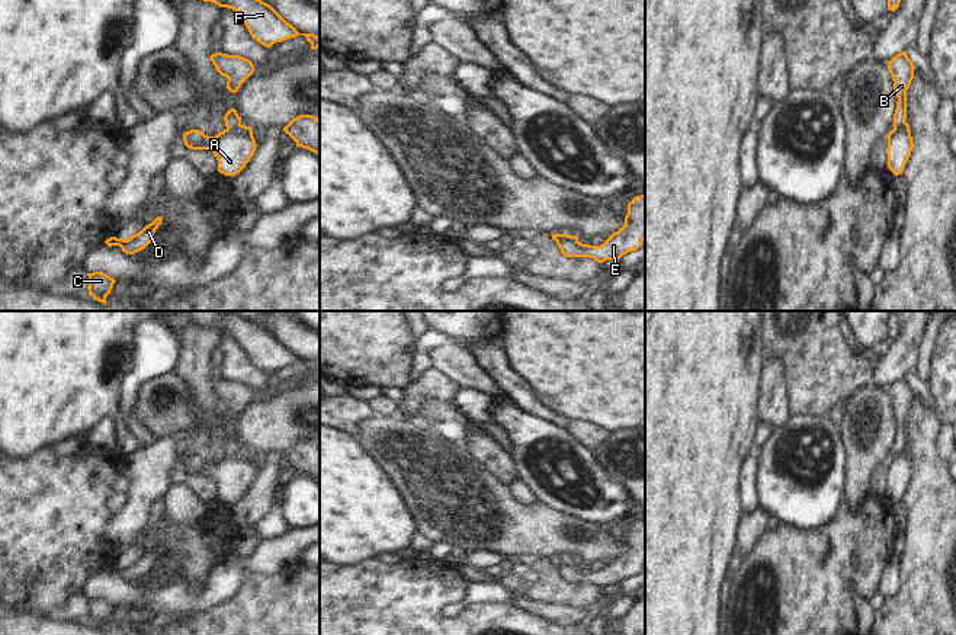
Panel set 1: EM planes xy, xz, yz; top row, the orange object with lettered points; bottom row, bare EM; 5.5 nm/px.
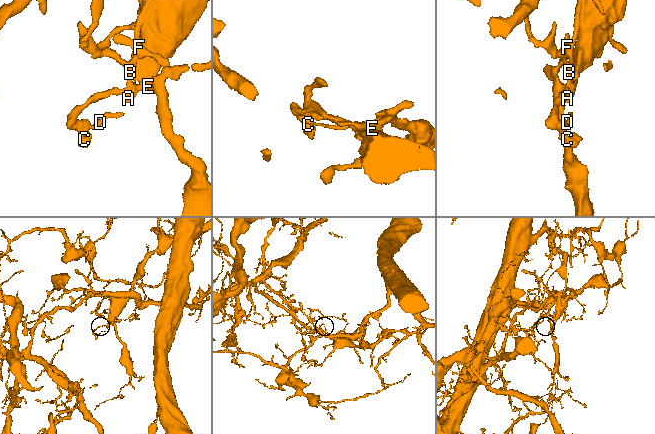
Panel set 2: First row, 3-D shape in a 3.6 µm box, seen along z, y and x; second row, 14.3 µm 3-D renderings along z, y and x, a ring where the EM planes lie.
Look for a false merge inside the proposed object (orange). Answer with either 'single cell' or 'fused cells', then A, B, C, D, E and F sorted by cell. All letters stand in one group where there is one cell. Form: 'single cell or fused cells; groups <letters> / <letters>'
fused cells; groups A C D E / B F

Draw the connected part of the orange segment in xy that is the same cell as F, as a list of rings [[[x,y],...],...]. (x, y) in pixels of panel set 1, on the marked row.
[[[203,0],[228,7],[238,13],[253,39],[270,48],[276,42],[304,35],[311,49],[320,46],[320,38],[314,33],[299,33],[270,4],[262,0]]]

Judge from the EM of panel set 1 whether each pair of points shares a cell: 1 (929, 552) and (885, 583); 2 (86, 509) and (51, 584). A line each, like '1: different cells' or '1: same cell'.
1: different cells
2: same cell

